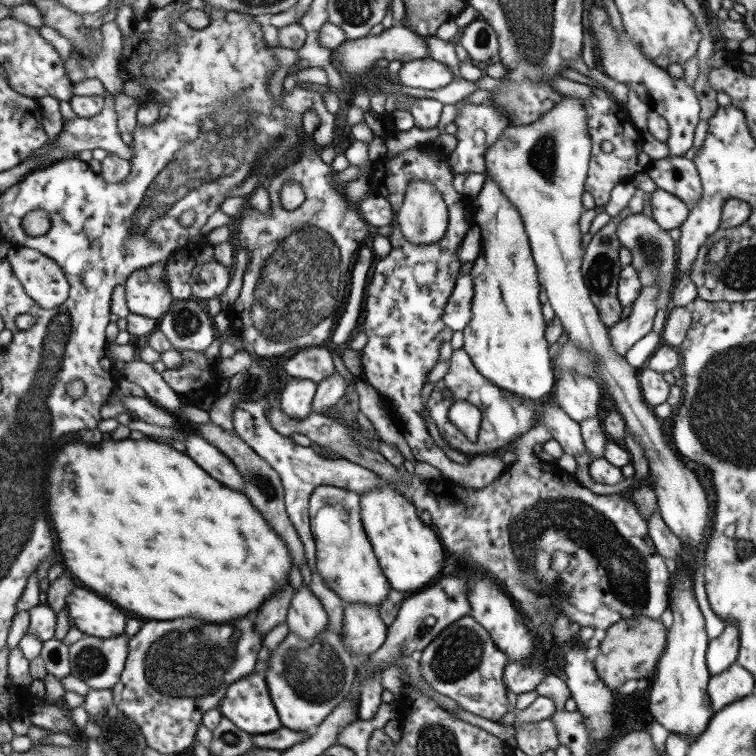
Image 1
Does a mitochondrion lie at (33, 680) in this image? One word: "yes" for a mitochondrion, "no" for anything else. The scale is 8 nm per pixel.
no

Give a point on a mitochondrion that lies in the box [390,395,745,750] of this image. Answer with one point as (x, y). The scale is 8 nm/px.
(577, 517)

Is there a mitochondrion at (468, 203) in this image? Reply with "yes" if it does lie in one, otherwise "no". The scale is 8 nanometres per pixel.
no

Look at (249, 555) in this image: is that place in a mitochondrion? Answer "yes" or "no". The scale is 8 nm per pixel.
no

